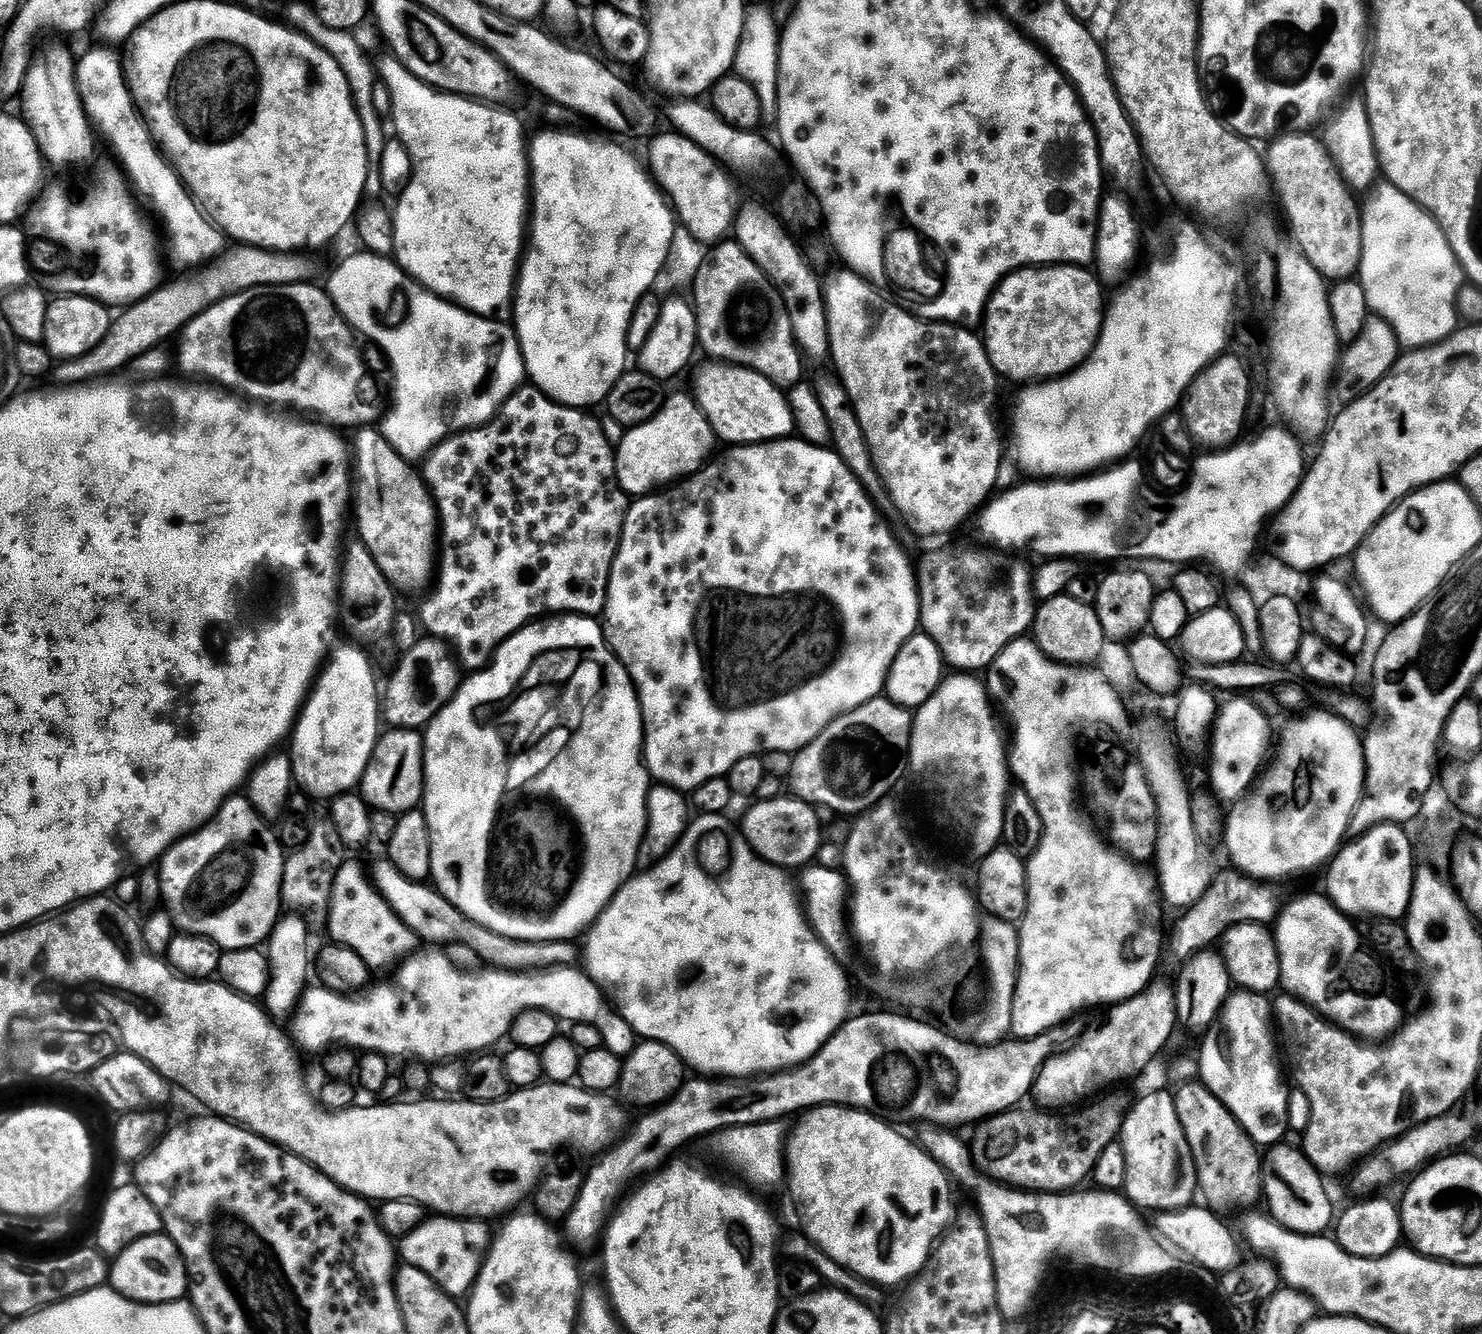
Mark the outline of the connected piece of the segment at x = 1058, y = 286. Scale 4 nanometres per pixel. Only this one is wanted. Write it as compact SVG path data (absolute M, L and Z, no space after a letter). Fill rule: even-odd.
M1075 264L1029 266L1020 269L1018 272L1012 272L1009 276L1005 276L998 287L996 287L996 291L993 292L992 297L989 298L988 306L985 308L982 317L982 329L984 328L984 332L982 331L982 339L984 342L984 349L988 352L988 357L994 366L997 377L1004 379L1005 376L1008 380L1028 380L1024 382L1047 382L1076 371L1076 369L1091 356L1096 348L1096 341L1100 338L1100 330L1104 326L1104 313L1106 311L1106 296L1104 300L1103 291L1105 292L1105 289L1102 287L1100 278L1096 275L1095 271Z

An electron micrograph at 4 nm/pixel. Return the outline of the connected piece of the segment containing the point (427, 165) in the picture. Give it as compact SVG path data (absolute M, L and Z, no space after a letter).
M388 54L378 64L379 79L389 88L392 96L392 109L390 119L396 123L395 135L404 144L405 150L409 152L412 159L412 175L403 185L399 193L400 201L394 207L394 223L396 232L392 235L394 245L394 259L403 272L408 273L413 280L417 280L423 288L433 292L435 296L442 296L452 301L467 312L473 312L476 316L485 316L488 320L503 321L511 317L514 312L514 293L518 283L518 273L522 267L522 253L526 248L526 225L530 220L530 152L526 147L526 136L524 140L524 128L516 116L511 116L508 110L500 106L493 106L488 102L471 99L467 96L458 96L450 92L441 92L440 89L419 80L401 60Z

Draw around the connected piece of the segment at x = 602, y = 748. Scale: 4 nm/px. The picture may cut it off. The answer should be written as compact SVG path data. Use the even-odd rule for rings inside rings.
M560 614L555 618L545 619L543 622L533 622L525 626L520 632L515 632L508 640L499 645L496 655L492 657L487 668L473 671L472 676L461 683L459 690L452 697L451 702L438 713L423 729L424 738L424 799L422 811L426 822L430 826L430 842L432 843L432 874L430 877L434 888L445 897L461 915L468 917L476 924L480 924L496 935L504 936L514 941L524 941L530 944L548 944L552 941L571 941L580 931L591 929L596 920L604 913L609 902L616 896L621 886L631 880L637 871L636 859L644 831L648 825L648 790L650 777L645 765L644 754L644 716L640 713L640 699L636 696L636 686L632 683L632 676L624 668L624 663L612 653L608 641L604 638L604 629L599 619L579 614Z

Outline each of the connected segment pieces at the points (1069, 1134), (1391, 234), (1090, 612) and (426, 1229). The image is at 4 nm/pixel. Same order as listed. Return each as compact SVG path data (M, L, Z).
M1017 1106L997 1116L989 1116L977 1123L970 1149L977 1169L983 1175L1020 1190L1041 1194L1068 1194L1079 1189L1094 1170L1094 1162L1106 1146L1117 1143L1114 1130L1124 1124L1120 1112L1100 1112L1100 1124L1052 1124L1052 1110L1040 1124L1041 1109L1036 1106Z
M1381 184L1381 188L1374 189L1372 197L1362 204L1364 253L1358 279L1362 290L1366 290L1369 309L1390 325L1401 345L1408 350L1426 348L1448 339L1457 331L1457 296L1465 287L1466 277L1446 234L1440 229L1440 224L1432 213L1392 184Z
M1066 594L1043 601L1037 607L1030 632L1037 646L1059 664L1095 665L1095 660L1103 654L1106 645L1102 622L1095 607L1086 602L1078 602Z
M443 1214L432 1219L436 1220L425 1219L399 1241L399 1255L407 1267L422 1270L422 1274L430 1277L446 1295L467 1297L480 1276L480 1267L490 1247L490 1235L484 1225L487 1223L480 1218L453 1218Z

